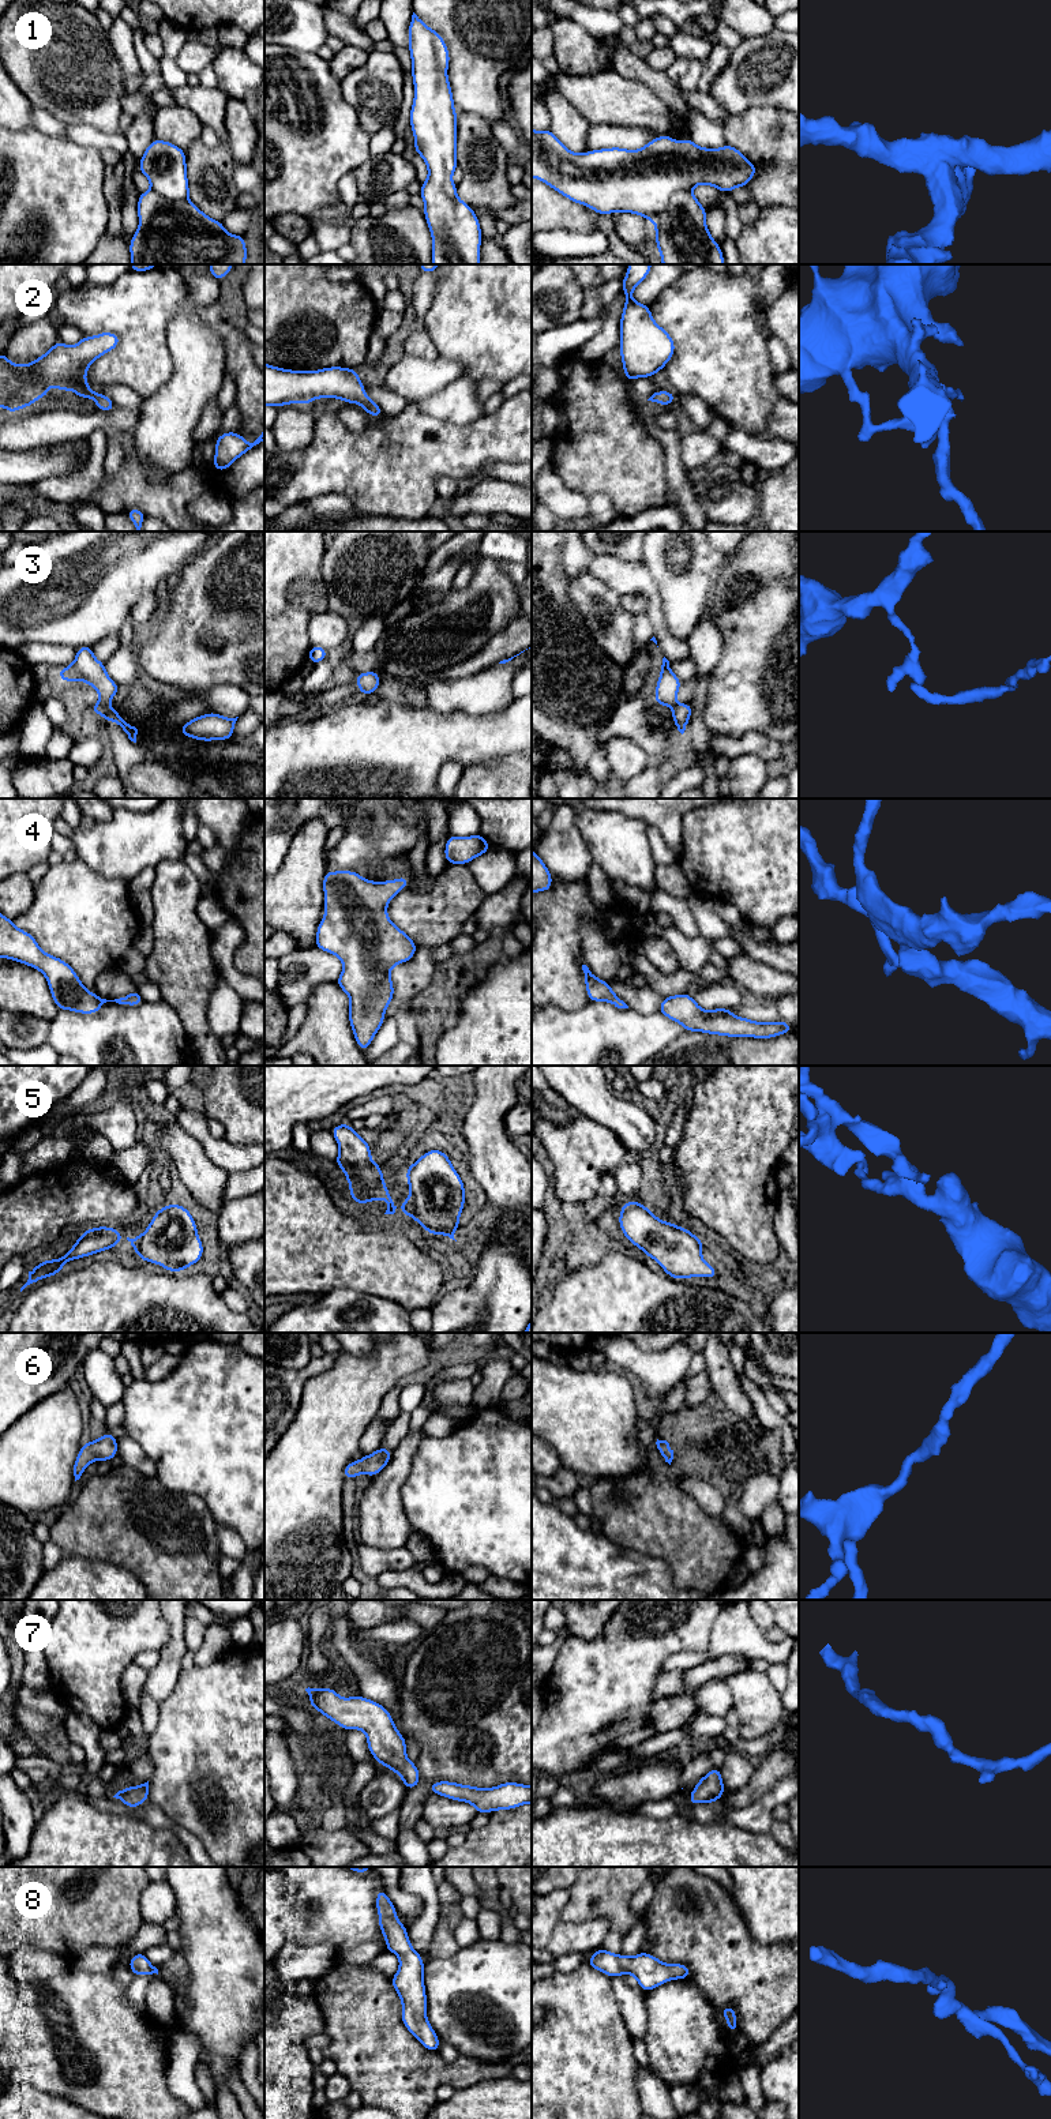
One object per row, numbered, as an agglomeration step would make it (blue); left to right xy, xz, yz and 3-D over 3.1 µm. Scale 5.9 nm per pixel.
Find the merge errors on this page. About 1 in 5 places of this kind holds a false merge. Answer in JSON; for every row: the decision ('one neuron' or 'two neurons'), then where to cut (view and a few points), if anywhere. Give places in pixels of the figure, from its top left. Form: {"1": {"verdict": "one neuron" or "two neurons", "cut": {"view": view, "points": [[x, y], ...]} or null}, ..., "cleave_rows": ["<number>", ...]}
{"1": {"verdict": "one neuron", "cut": null}, "2": {"verdict": "one neuron", "cut": null}, "3": {"verdict": "two neurons", "cut": {"view": "xy", "points": [[97, 703], [108, 706]]}}, "4": {"verdict": "one neuron", "cut": null}, "5": {"verdict": "one neuron", "cut": null}, "6": {"verdict": "one neuron", "cut": null}, "7": {"verdict": "one neuron", "cut": null}, "8": {"verdict": "one neuron", "cut": null}, "cleave_rows": ["3"]}

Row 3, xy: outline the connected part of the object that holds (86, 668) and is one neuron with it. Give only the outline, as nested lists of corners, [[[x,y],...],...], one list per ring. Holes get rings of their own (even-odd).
[[[91,646],[79,647],[74,662],[57,670],[57,675],[61,683],[79,680],[90,684],[100,695],[98,705],[104,706],[109,706],[112,698],[120,690],[106,673],[105,664],[94,657]]]

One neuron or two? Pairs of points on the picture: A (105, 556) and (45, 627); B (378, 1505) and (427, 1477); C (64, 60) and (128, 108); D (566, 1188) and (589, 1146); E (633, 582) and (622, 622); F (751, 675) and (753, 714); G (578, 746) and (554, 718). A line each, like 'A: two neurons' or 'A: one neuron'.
A: one neuron
B: two neurons
C: two neurons
D: one neuron
E: two neurons
F: one neuron
G: one neuron

